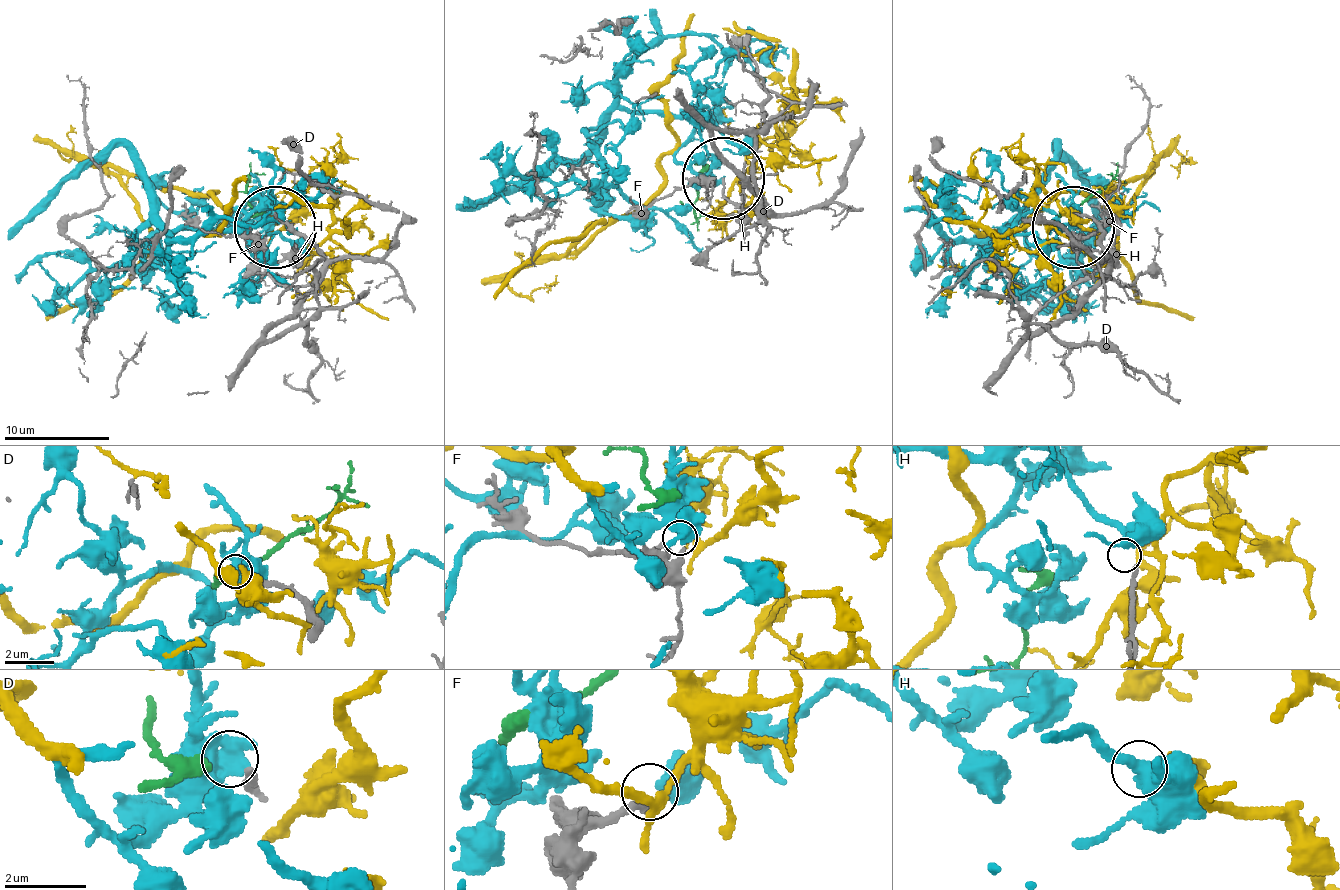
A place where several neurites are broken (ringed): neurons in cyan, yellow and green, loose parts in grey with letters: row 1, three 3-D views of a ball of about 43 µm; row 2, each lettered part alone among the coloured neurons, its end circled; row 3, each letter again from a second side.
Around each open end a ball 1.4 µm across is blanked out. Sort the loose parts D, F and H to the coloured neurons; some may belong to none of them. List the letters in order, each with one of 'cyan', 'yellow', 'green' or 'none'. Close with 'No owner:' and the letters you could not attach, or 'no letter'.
D: green
F: yellow
H: cyan
No owner: no letter

